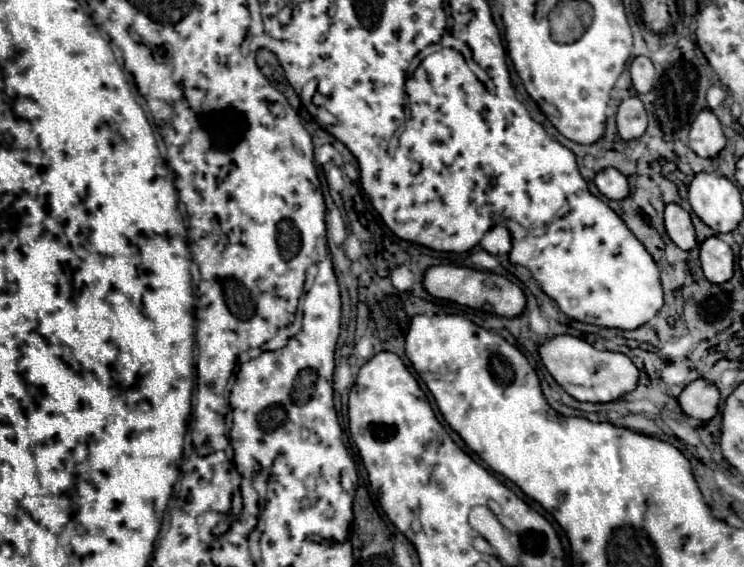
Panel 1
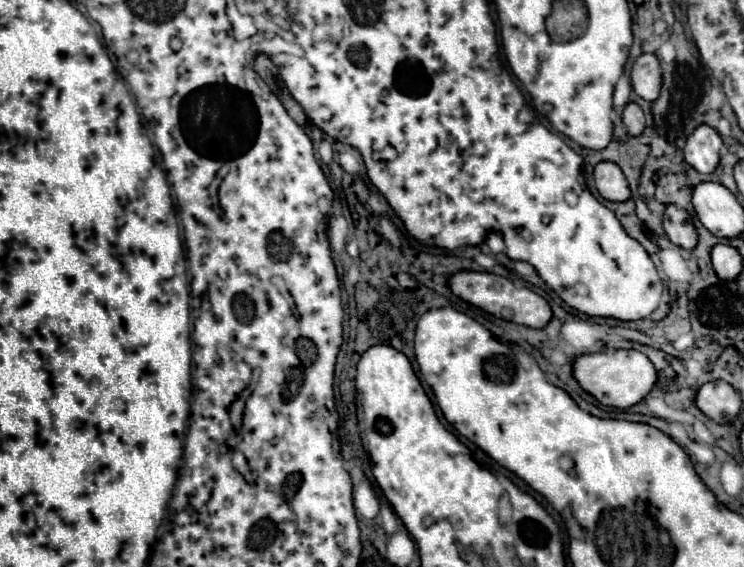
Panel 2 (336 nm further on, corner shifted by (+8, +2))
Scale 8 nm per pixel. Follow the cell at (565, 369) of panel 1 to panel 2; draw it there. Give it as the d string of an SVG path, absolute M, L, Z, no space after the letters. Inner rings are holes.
M616 350L616 352L596 352L582 354L574 360L574 378L584 392L592 394L598 402L614 408L628 408L640 402L656 382L656 368L638 350Z

